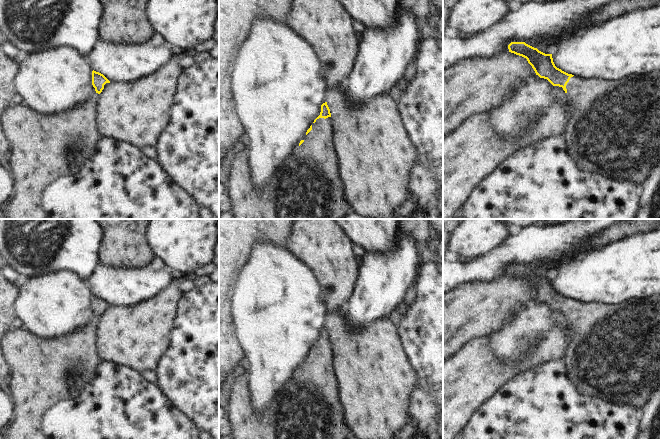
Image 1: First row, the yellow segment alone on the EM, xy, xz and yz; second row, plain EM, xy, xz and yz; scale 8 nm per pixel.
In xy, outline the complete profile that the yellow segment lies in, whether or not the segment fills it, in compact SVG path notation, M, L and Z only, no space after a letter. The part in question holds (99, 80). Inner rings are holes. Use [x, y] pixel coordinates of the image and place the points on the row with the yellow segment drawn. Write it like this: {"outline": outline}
{"outline": "M92 71L92 85L98 94L95 98L70 111L49 116L35 111L22 103L13 105L4 114L4 133L11 144L11 167L16 179L16 195L10 200L8 217L10 219L50 219L44 208L44 194L57 180L68 177L87 162L97 149L98 142L104 138L98 123L99 95L110 81L101 73Z"}

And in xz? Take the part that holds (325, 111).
{"outline": "M325 102L295 154L281 167L272 185L263 191L254 184L248 150L240 148L232 163L228 187L236 219L344 219L350 205L340 174L340 155L333 142L334 135L333 119Z"}

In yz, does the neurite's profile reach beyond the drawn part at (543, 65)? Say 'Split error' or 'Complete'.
Split error.

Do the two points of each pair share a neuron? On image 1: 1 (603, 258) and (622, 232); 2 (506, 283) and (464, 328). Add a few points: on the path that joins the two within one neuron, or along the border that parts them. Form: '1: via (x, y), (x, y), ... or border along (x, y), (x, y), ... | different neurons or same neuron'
1: border along (637, 232), (596, 248) | different neurons
2: via (498, 294), (475, 317) | same neuron

